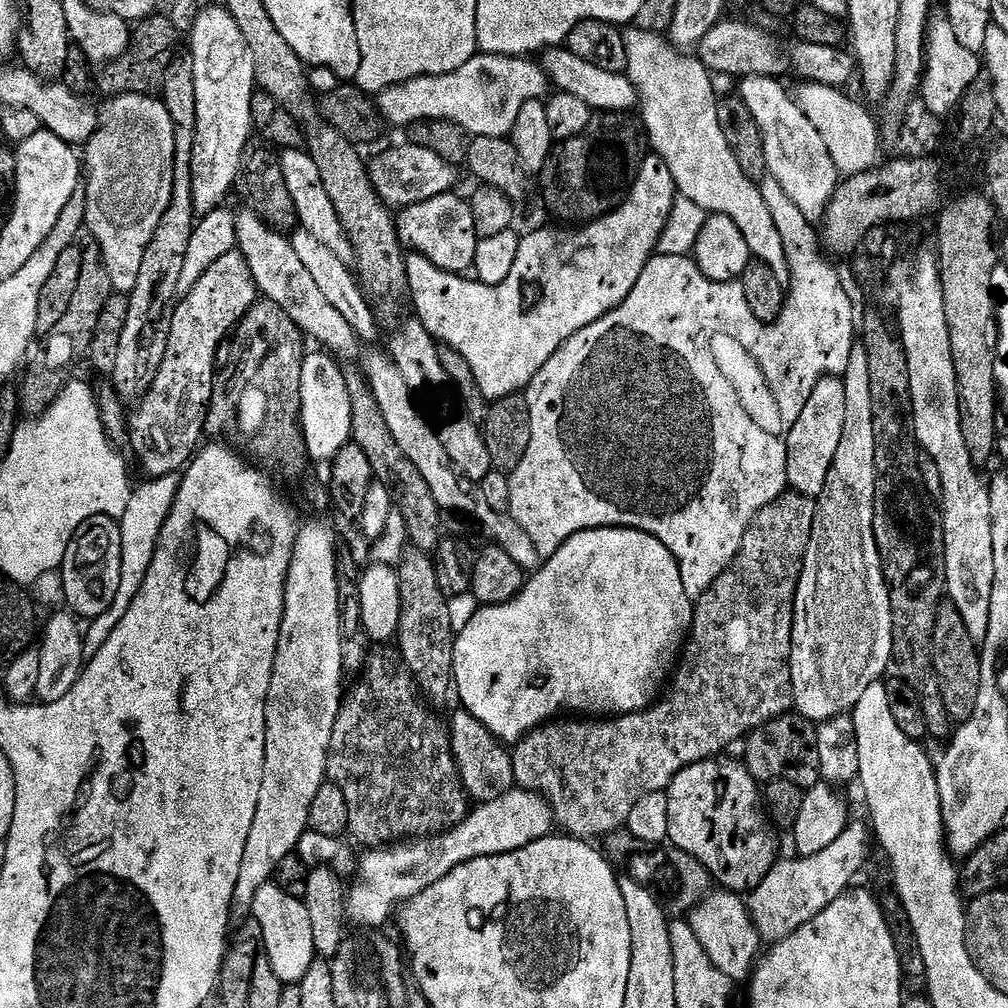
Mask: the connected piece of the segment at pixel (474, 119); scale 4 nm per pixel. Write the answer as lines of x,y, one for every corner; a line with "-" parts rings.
485,52
472,56
453,72
442,72
437,76
414,76
400,84
391,84
379,93
380,112
392,124
407,126
418,120
449,120
463,128
469,137
486,135
491,138
507,137
518,118
518,110
527,100
547,97
550,81
544,69
535,59
523,56
495,56

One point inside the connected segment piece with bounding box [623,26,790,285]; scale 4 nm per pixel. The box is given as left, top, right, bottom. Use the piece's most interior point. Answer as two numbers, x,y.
675,94

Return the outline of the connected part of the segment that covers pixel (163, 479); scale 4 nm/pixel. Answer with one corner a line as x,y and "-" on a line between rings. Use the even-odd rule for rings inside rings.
176,474
148,478
143,482
145,484
137,483
133,487
130,502
126,502
126,514
118,517
122,534
122,578
118,582
118,594
114,598
114,602
110,602
110,610
95,617
89,623
92,625
89,628
87,625
84,632
84,655
88,658
98,654
98,650
102,650
102,646
106,646
106,638
110,638
110,634
114,634
114,630
118,626
118,622
122,622
126,610
130,610
130,602
134,602
142,582
146,580
146,570
150,570
152,565
154,550
158,546
158,538
162,534
162,526
180,489
180,476

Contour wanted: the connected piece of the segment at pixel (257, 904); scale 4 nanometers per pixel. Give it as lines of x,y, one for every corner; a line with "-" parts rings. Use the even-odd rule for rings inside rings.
269,882
258,890
250,910
262,930
266,954
274,966
274,974
278,974
283,985
298,984
318,958
310,910
306,910
303,899
290,895
279,884

